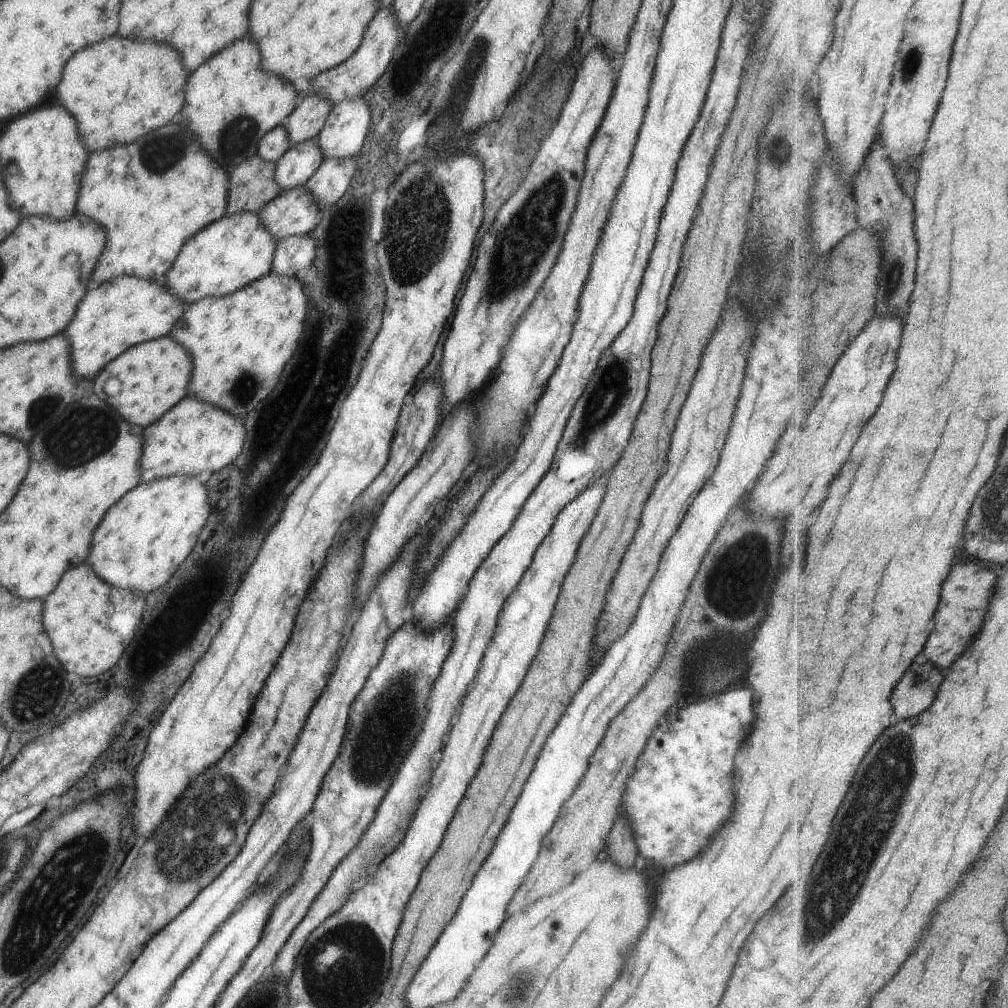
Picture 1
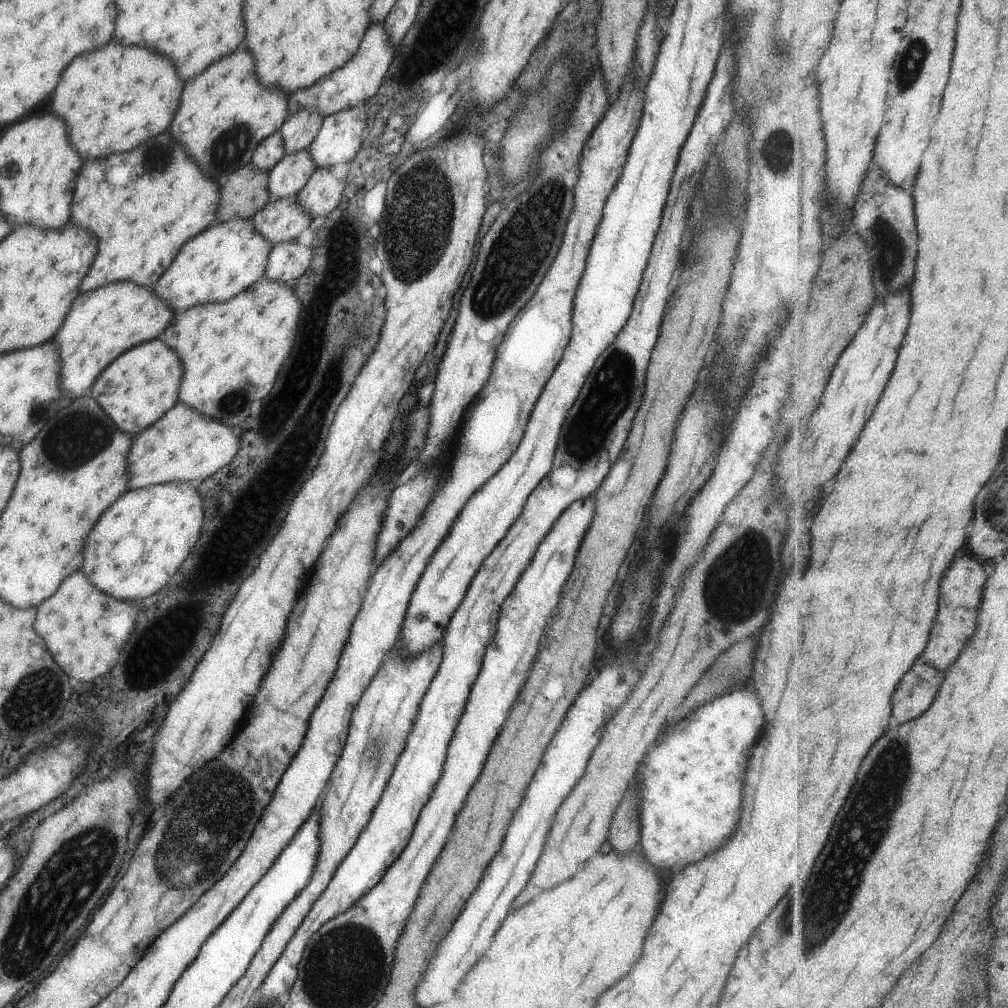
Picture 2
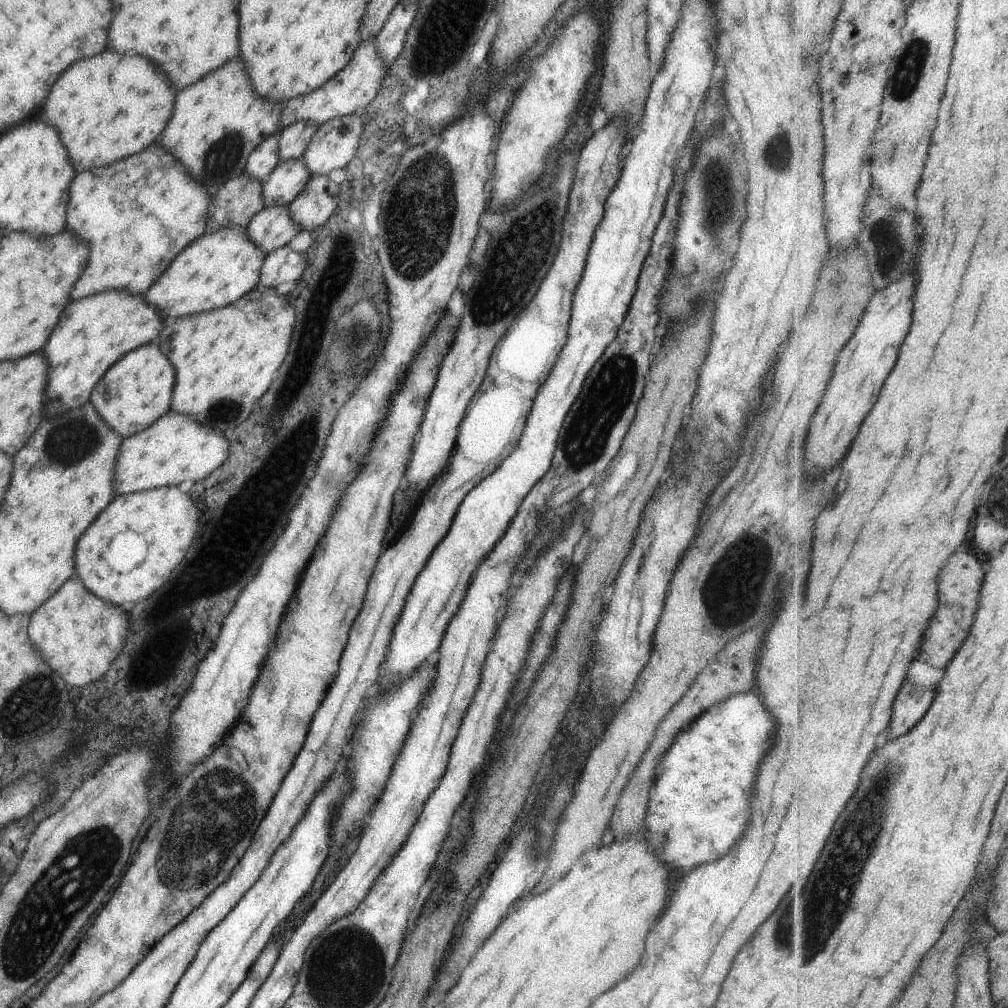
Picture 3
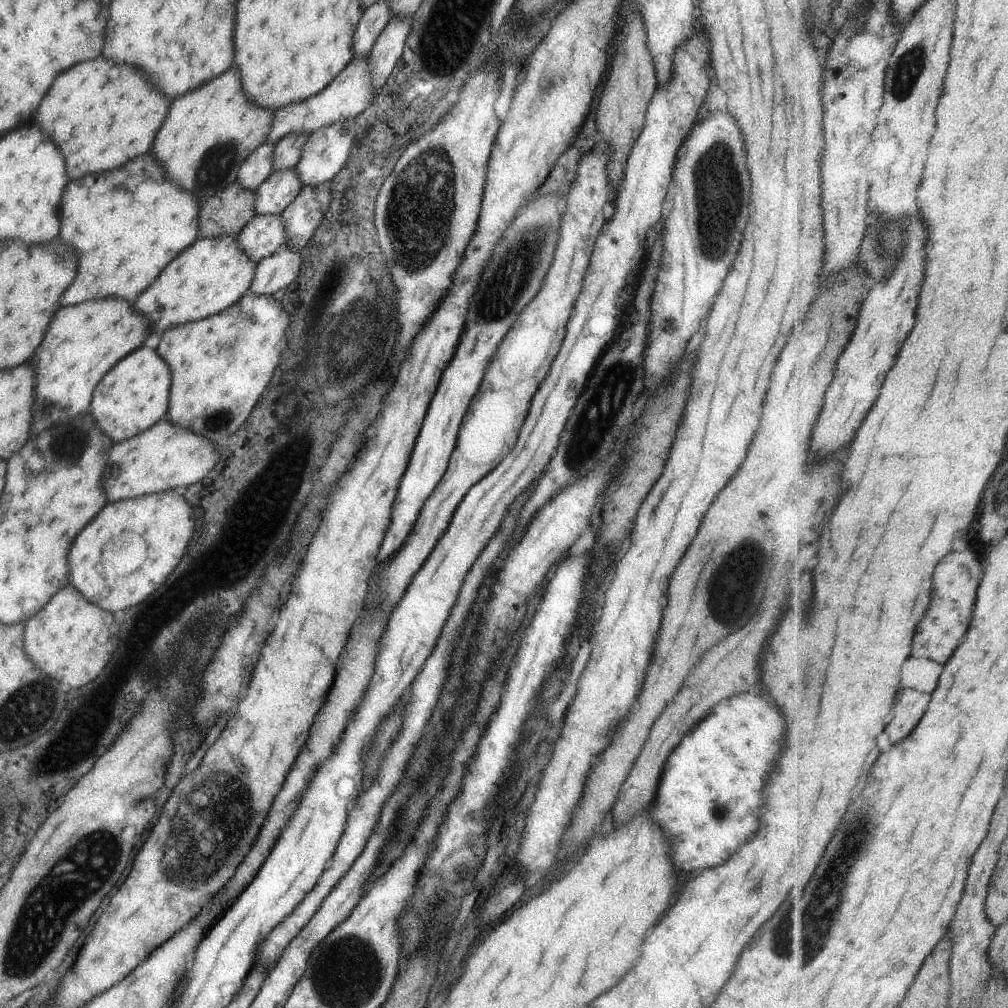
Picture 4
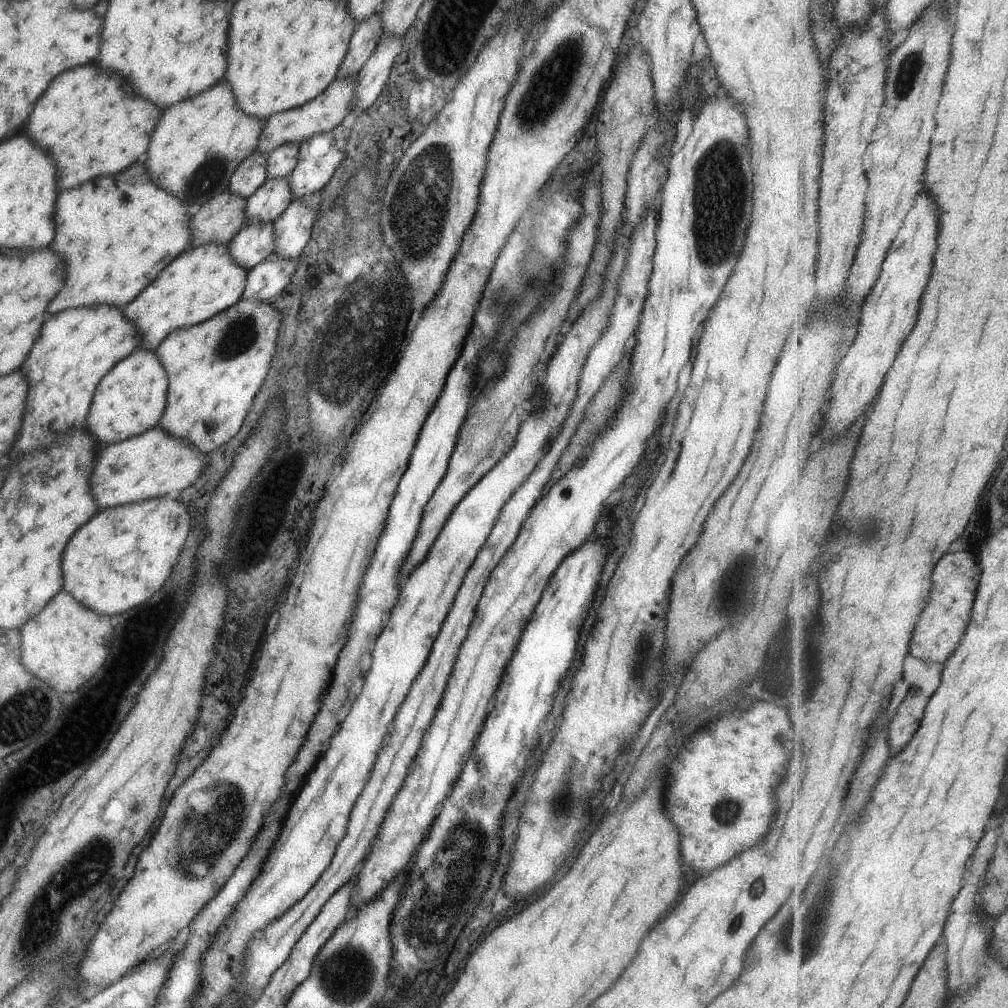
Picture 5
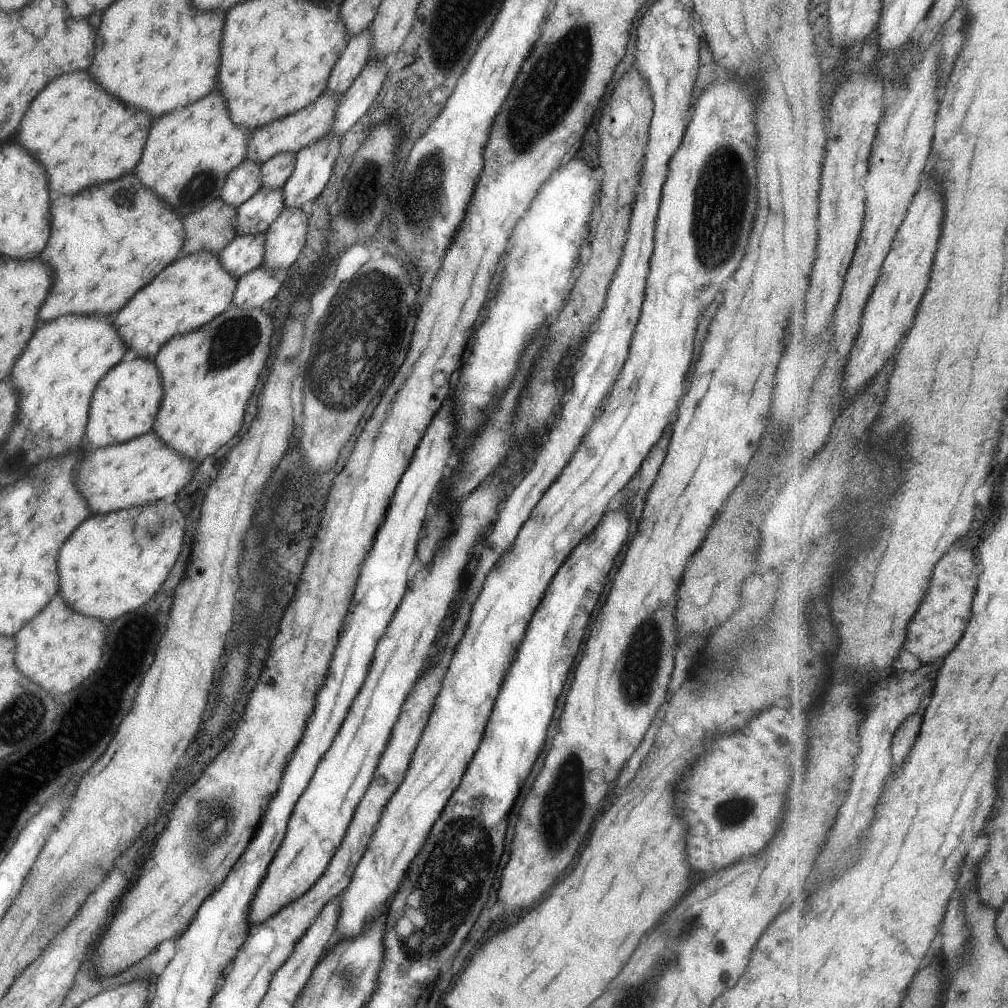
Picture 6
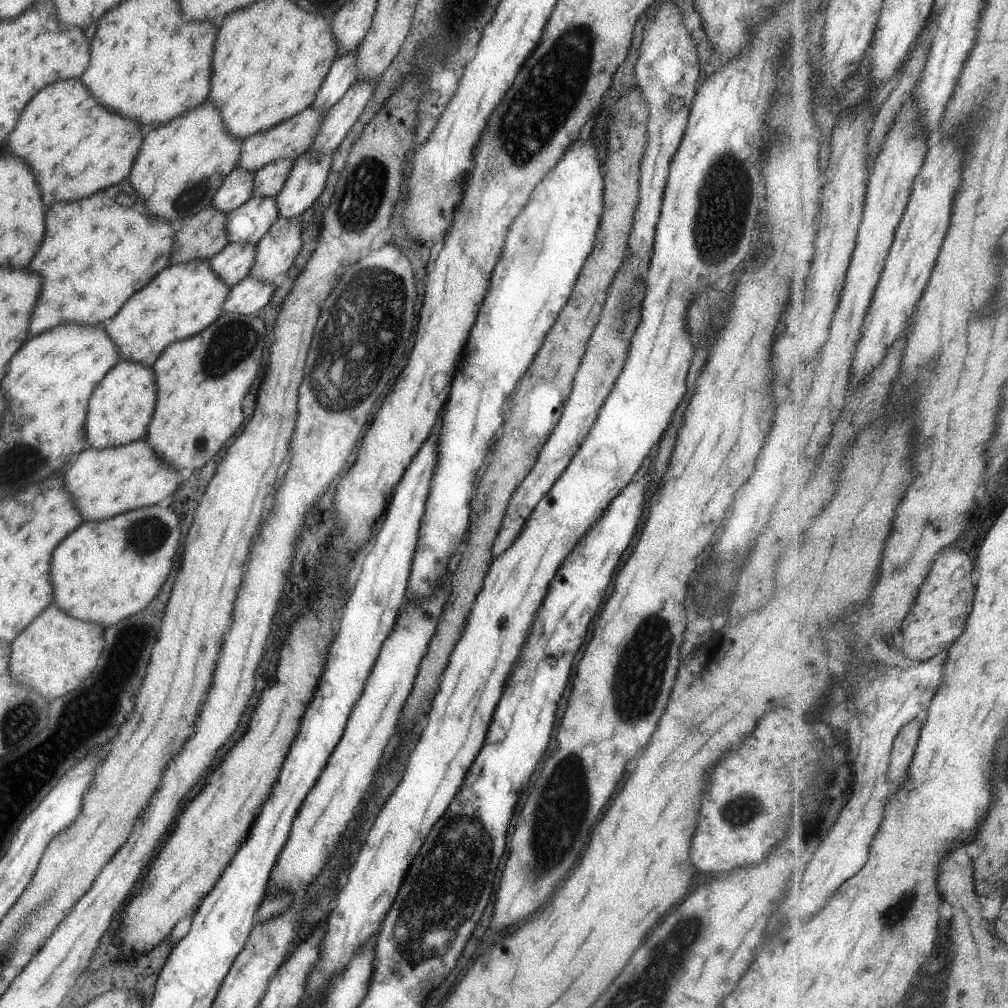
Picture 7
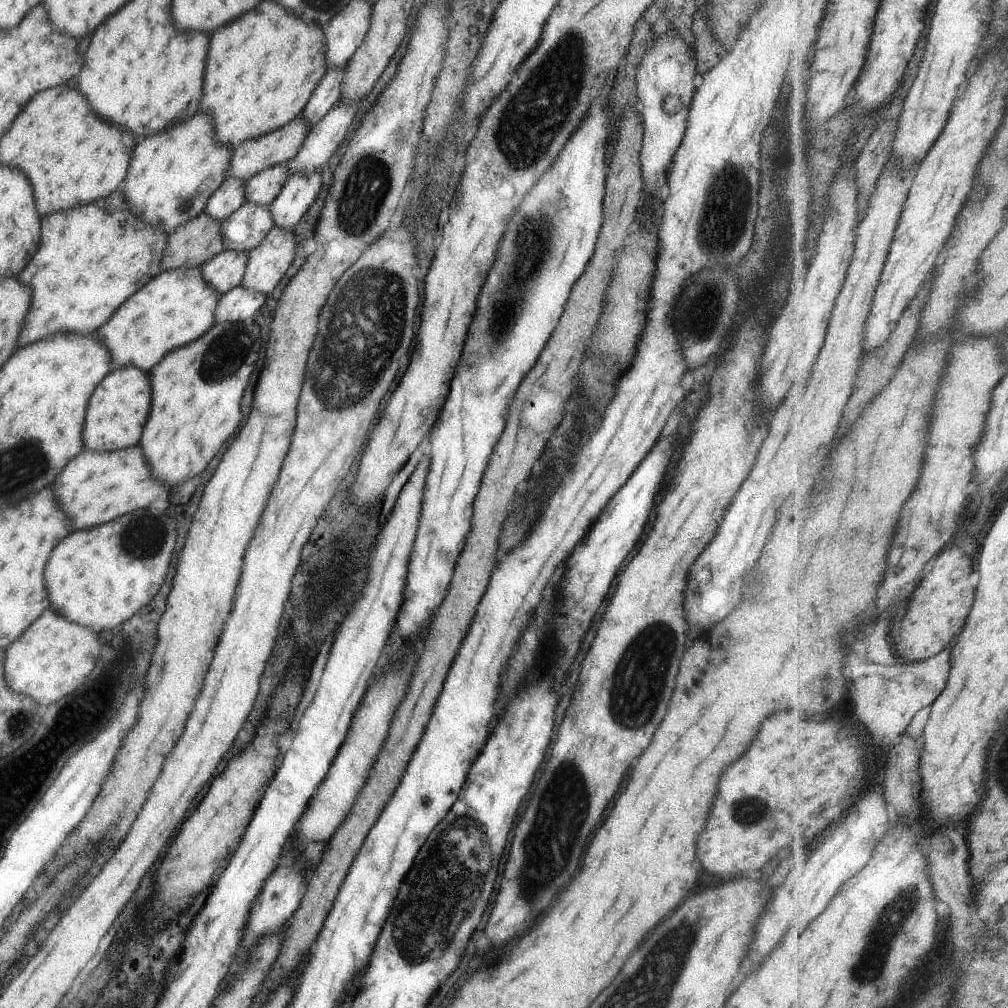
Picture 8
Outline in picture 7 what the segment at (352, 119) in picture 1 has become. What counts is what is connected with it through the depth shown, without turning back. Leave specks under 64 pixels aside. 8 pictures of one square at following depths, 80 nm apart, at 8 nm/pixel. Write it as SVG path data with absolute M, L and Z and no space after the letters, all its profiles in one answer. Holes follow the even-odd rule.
M303 154L294 160L279 195L274 197L277 219L298 218L321 194L332 154Z

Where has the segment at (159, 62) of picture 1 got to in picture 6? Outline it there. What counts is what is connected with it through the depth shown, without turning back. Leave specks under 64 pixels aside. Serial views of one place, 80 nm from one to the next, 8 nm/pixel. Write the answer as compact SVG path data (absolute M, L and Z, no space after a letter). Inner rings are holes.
M83 70L83 72L63 74L51 80L35 96L35 100L29 104L29 110L25 112L17 128L17 144L29 150L29 154L33 154L33 158L45 166L47 180L49 180L47 194L51 200L55 200L63 194L75 194L87 186L99 184L103 180L113 180L123 176L125 172L131 172L141 156L143 142L149 132L149 124L151 118L145 112L127 108L119 104L113 96L101 92L101 88Z

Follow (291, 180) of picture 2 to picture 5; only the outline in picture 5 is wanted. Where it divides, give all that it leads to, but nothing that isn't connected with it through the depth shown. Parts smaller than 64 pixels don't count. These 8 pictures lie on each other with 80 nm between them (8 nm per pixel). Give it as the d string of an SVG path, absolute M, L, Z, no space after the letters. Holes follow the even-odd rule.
M288 176L265 179L263 184L246 198L244 226L273 221L283 212L291 199L293 198Z

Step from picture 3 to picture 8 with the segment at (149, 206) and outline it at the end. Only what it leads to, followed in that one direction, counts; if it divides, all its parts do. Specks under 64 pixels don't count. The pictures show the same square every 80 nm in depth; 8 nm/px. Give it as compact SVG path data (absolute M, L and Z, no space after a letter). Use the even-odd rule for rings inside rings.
M119 190L95 200L95 204L89 202L41 218L39 248L19 274L21 284L33 290L17 338L19 346L59 330L93 334L128 296L161 271L160 260L168 239L166 232L145 225L130 211Z

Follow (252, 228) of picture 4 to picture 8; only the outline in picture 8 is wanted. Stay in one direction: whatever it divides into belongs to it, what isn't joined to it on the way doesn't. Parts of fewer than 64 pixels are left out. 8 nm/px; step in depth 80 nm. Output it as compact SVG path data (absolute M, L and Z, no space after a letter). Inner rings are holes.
M223 249L200 266L202 277L218 294L240 284L248 254L245 251Z

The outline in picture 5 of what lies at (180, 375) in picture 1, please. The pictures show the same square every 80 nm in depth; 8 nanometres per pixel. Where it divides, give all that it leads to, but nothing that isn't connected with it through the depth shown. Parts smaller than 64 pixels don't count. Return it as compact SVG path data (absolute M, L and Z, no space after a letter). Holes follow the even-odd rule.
M137 347L116 362L95 385L85 428L97 445L110 445L137 436L158 424L166 405L167 376L156 353Z

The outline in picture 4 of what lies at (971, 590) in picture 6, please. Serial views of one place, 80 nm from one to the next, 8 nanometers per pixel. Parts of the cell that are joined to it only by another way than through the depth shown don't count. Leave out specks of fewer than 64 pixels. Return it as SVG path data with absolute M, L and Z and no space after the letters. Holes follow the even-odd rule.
M953 552L951 556L943 558L935 570L935 600L923 618L923 624L919 624L919 636L915 636L915 658L927 658L940 664L947 664L951 660L974 618L977 588L981 580L983 566L973 552Z

